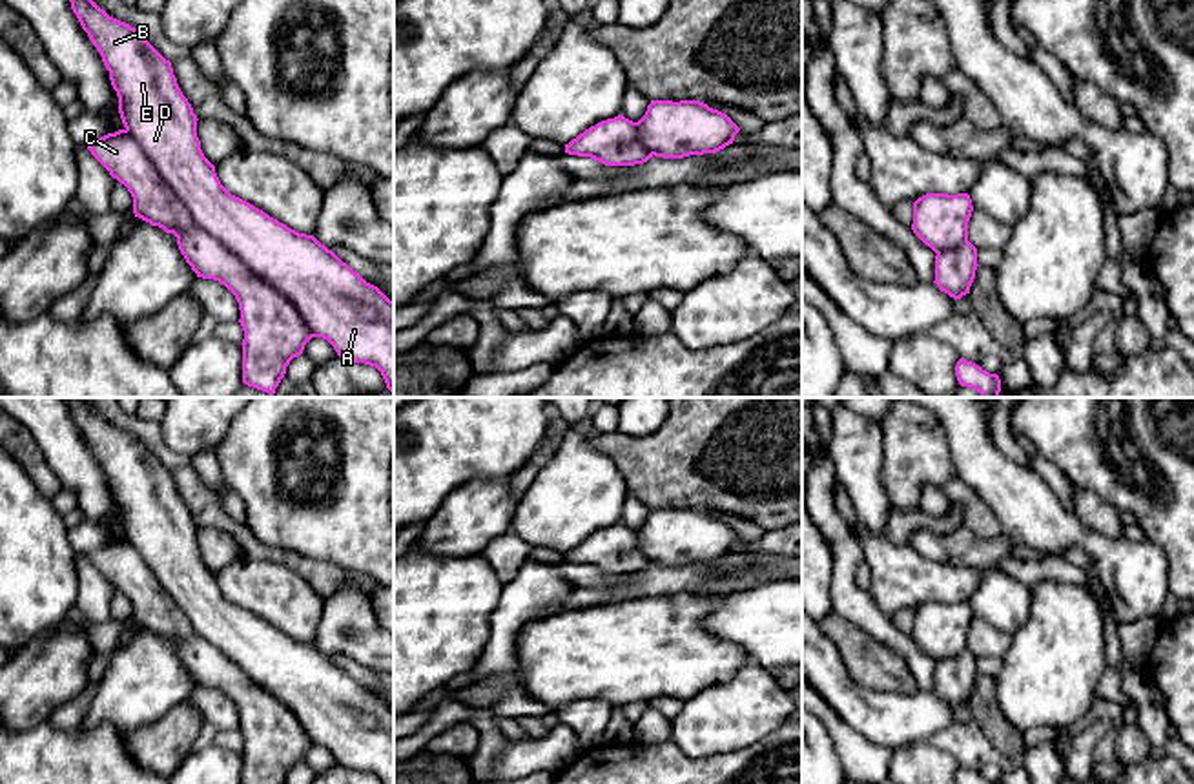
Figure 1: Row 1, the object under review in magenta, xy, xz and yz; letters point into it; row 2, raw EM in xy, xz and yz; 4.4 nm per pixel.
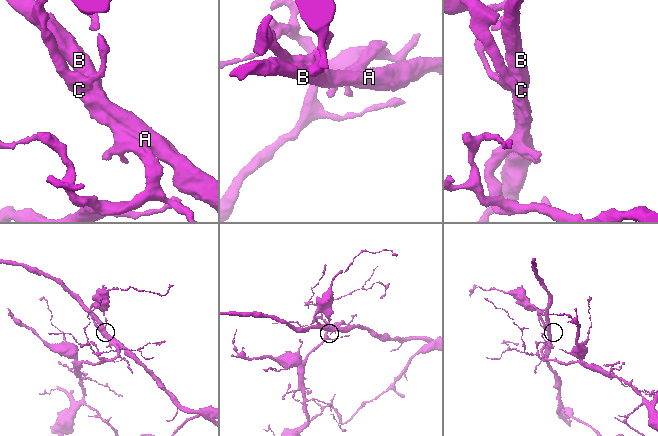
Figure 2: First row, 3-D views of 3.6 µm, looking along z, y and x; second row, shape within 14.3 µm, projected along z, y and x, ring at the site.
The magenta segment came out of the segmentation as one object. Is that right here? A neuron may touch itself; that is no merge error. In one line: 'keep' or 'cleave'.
cleave

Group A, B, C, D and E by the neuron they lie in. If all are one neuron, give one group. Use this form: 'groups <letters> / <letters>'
groups A B D E / C

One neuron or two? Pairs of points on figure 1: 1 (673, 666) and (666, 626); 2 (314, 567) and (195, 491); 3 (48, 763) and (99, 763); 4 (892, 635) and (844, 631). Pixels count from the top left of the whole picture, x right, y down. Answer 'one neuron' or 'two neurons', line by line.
1: one neuron
2: one neuron
3: one neuron
4: two neurons

